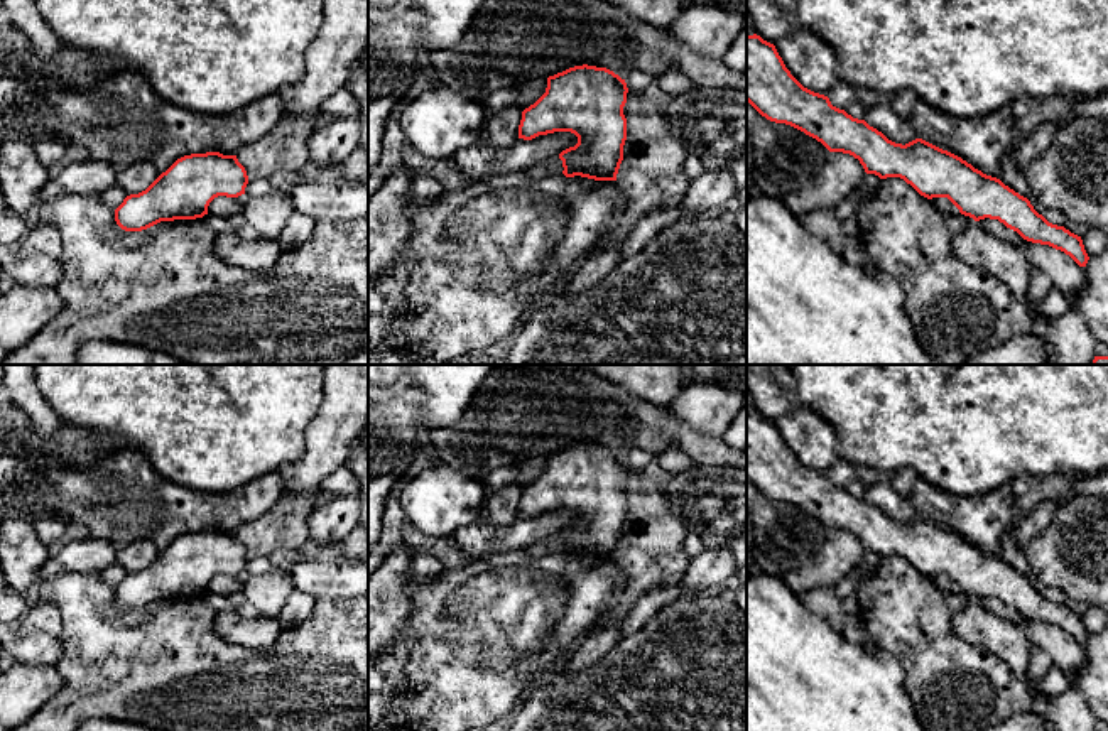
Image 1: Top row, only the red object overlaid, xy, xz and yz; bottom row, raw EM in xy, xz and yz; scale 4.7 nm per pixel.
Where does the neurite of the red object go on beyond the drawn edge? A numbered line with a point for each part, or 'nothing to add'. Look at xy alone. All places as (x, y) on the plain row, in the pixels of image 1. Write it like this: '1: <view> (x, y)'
nothing to add

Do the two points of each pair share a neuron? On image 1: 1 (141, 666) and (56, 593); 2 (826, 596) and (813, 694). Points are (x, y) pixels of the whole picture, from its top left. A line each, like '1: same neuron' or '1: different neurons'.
1: same neuron
2: different neurons

